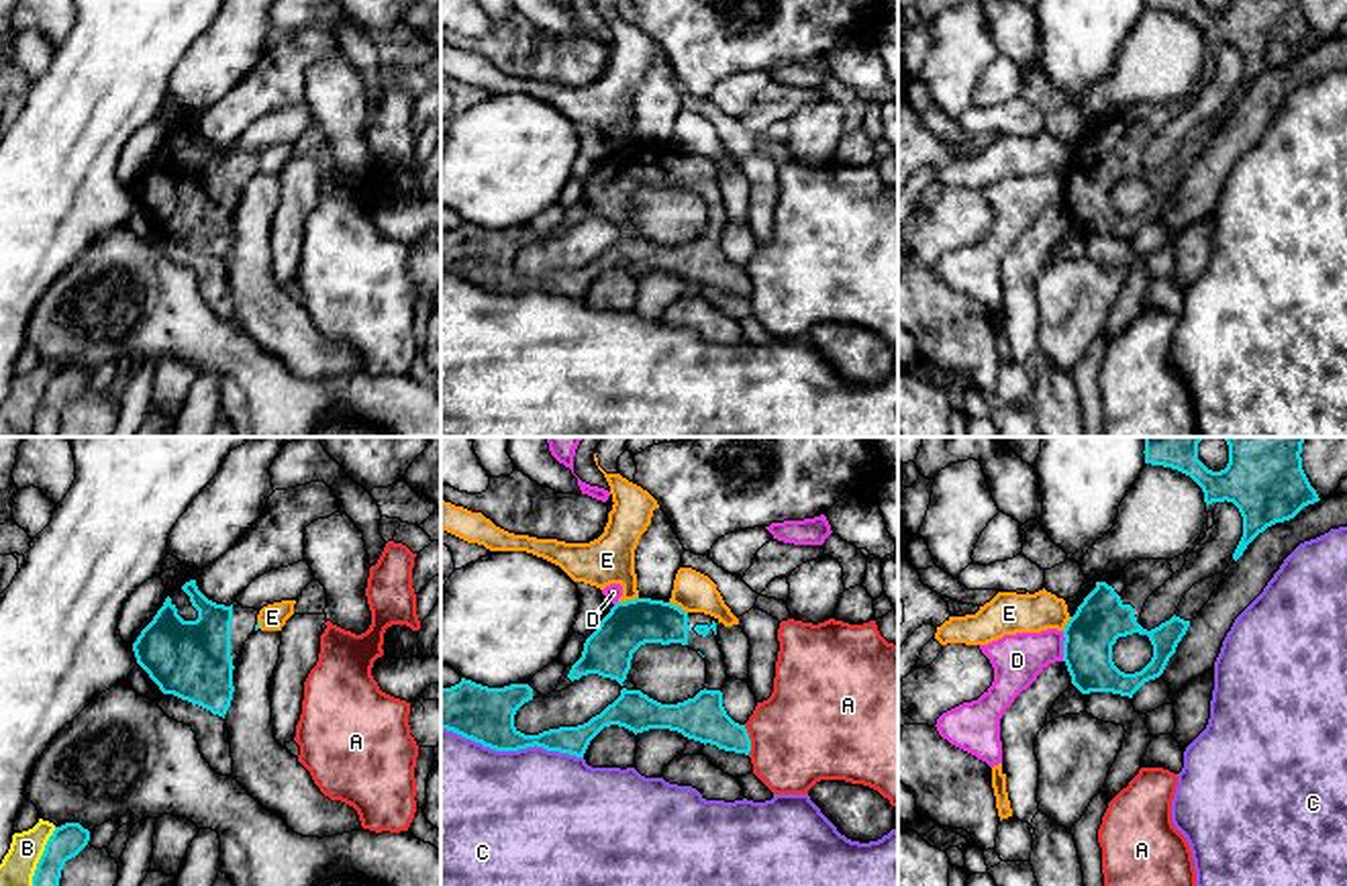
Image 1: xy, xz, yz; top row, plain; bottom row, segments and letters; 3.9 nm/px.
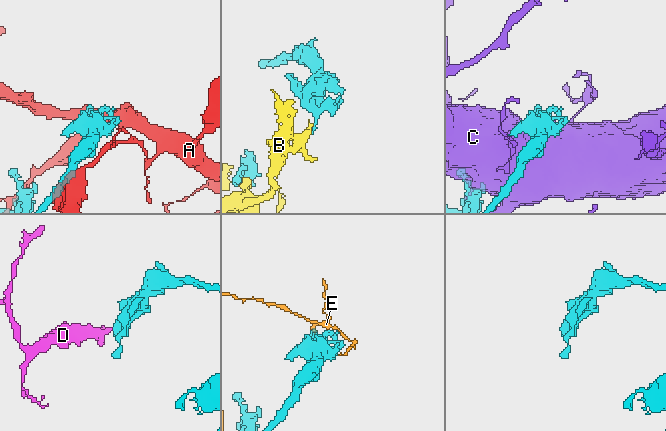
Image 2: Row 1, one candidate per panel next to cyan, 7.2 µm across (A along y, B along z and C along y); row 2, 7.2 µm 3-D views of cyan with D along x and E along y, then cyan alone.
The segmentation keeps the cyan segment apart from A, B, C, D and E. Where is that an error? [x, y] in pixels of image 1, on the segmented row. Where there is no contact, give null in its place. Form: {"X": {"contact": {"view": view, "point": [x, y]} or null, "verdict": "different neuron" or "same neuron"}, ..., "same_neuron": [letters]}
{"A": {"contact": {"view": "xz", "point": [750, 740]}, "verdict": "different neuron"}, "B": {"contact": {"view": "xy", "point": [41, 856]}, "verdict": "different neuron"}, "C": {"contact": {"view": "xz", "point": [513, 750]}, "verdict": "different neuron"}, "D": {"contact": {"view": "yz", "point": [1064, 646]}, "verdict": "different neuron"}, "E": {"contact": {"view": "xz", "point": [627, 601]}, "verdict": "different neuron"}, "same_neuron": []}

